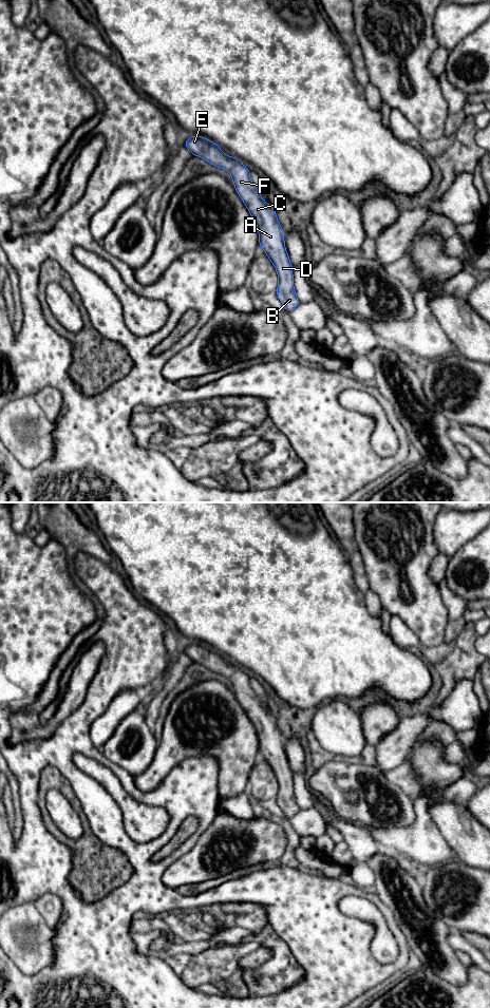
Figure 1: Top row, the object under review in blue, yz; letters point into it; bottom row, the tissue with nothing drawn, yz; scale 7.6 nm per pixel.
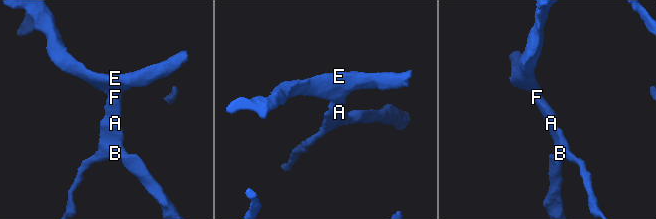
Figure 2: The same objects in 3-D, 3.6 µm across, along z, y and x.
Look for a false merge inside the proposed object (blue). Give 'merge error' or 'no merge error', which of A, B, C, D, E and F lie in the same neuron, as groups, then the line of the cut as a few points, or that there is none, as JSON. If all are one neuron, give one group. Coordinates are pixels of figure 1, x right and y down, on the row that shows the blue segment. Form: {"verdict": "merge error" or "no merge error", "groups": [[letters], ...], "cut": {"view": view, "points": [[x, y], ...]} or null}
{"verdict": "no merge error", "groups": [["A", "B", "C", "D", "E", "F"]], "cut": null}

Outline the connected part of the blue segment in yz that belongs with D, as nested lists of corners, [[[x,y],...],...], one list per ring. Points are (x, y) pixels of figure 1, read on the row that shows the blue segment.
[[[190,135],[184,146],[192,155],[230,173],[240,198],[256,222],[259,246],[266,252],[277,270],[277,297],[284,309],[291,312],[301,302],[294,287],[293,264],[286,251],[284,231],[278,221],[276,209],[263,201],[251,182],[251,171],[241,159],[226,155],[219,145],[206,137]]]

